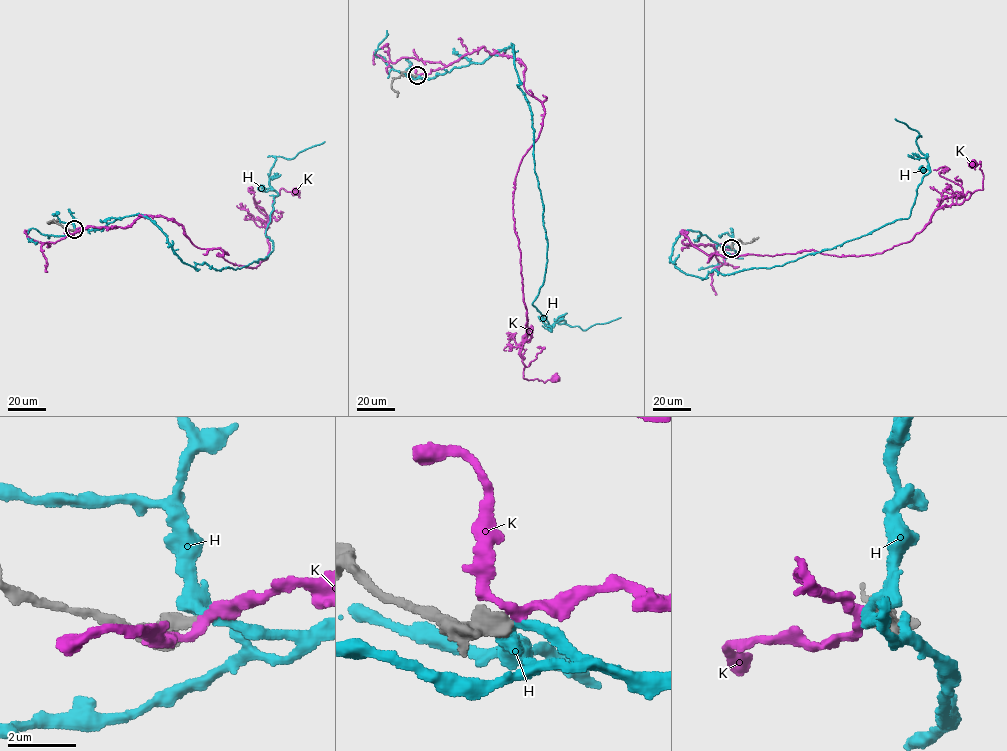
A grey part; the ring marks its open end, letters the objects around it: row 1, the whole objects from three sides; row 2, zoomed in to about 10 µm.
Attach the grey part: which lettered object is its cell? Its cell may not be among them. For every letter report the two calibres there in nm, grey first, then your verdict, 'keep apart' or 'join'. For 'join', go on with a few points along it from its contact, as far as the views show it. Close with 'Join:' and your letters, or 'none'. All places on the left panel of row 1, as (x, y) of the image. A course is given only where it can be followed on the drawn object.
H: 500/400 nm | keep apart
K: 480/260 nm | join | via (74, 229), (163, 216), (197, 247), (256, 268), (270, 252), (272, 200), (281, 189), (295, 192)
Join: K

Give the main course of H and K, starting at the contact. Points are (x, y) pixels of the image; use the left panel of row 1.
H: (74, 229), (142, 214), (196, 269), (240, 269), (273, 250), (265, 235), (276, 157), (324, 141)
K: (74, 229), (163, 216), (197, 247), (256, 268), (270, 252), (272, 200), (281, 189), (295, 192)

